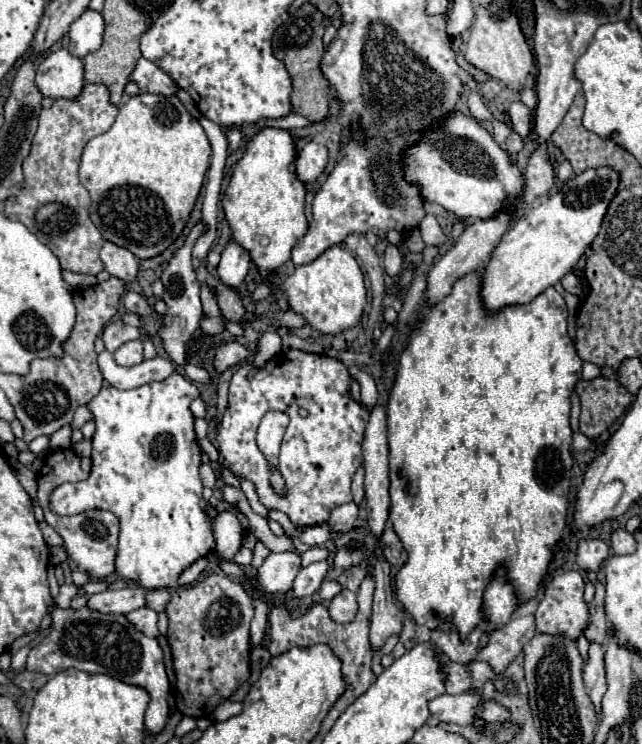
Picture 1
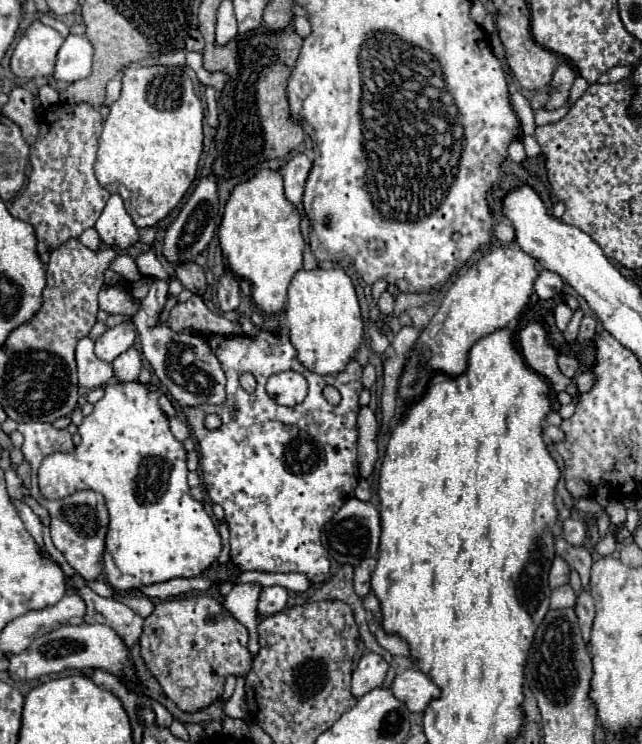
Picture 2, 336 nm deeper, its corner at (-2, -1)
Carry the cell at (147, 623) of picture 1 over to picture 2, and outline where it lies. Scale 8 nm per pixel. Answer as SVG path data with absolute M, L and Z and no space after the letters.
M78 574L72 578L66 578L66 588L78 594L86 602L84 622L110 626L124 640L128 648L132 648L138 642L144 620L132 608L118 602L116 598L98 596L92 588L86 586L84 578Z

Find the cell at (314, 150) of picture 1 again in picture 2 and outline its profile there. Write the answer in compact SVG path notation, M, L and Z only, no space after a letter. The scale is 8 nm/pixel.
M296 154L284 166L282 178L284 178L284 194L286 194L288 202L292 202L292 204L302 202L302 192L304 192L306 176L310 172L310 164L312 164L312 160L306 154Z

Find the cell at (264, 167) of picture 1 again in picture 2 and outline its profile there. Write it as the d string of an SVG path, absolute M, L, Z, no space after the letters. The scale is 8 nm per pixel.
M262 170L244 184L238 184L226 202L218 228L222 256L228 268L250 282L252 300L262 314L284 310L286 290L292 276L302 268L304 240L300 234L300 216L286 200L282 178L274 170Z

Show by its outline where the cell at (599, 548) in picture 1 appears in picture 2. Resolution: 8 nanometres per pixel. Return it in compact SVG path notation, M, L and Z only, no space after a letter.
M568 518L564 520L564 540L574 544L574 546L582 546L586 538L586 530L584 530L584 524L576 518Z

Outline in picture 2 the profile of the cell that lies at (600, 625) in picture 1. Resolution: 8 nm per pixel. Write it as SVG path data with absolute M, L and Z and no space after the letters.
M556 536L554 538L554 546L556 546L556 554L558 556L562 556L566 562L568 562L568 566L572 566L578 574L580 574L580 578L582 578L582 586L588 590L590 586L590 566L592 566L592 556L590 556L590 552L586 550L586 548L582 548L582 546L572 546L572 544L568 544L564 538L560 538L560 536Z

